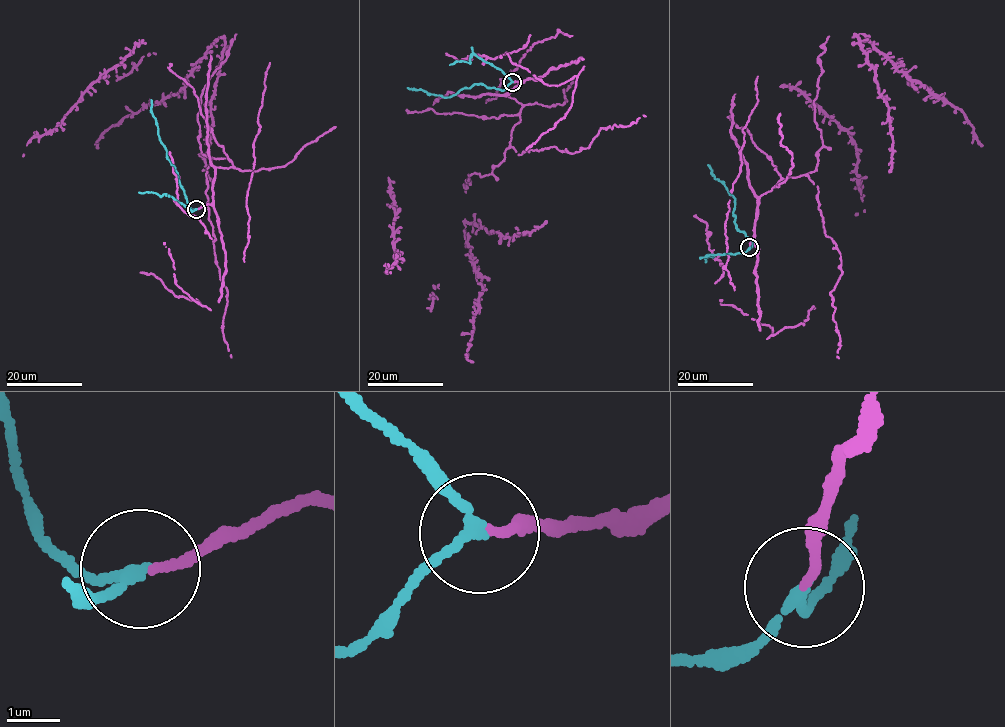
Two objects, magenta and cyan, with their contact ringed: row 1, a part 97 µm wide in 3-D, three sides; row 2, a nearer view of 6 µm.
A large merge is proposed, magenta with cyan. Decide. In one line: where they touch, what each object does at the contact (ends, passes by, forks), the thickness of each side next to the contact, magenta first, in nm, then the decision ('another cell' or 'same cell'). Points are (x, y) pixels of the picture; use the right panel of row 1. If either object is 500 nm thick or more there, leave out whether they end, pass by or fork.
at (749, 247); magenta ends there; cyan passes by; 150 nm thick on the magenta side, 170 nm on the other; same cell

